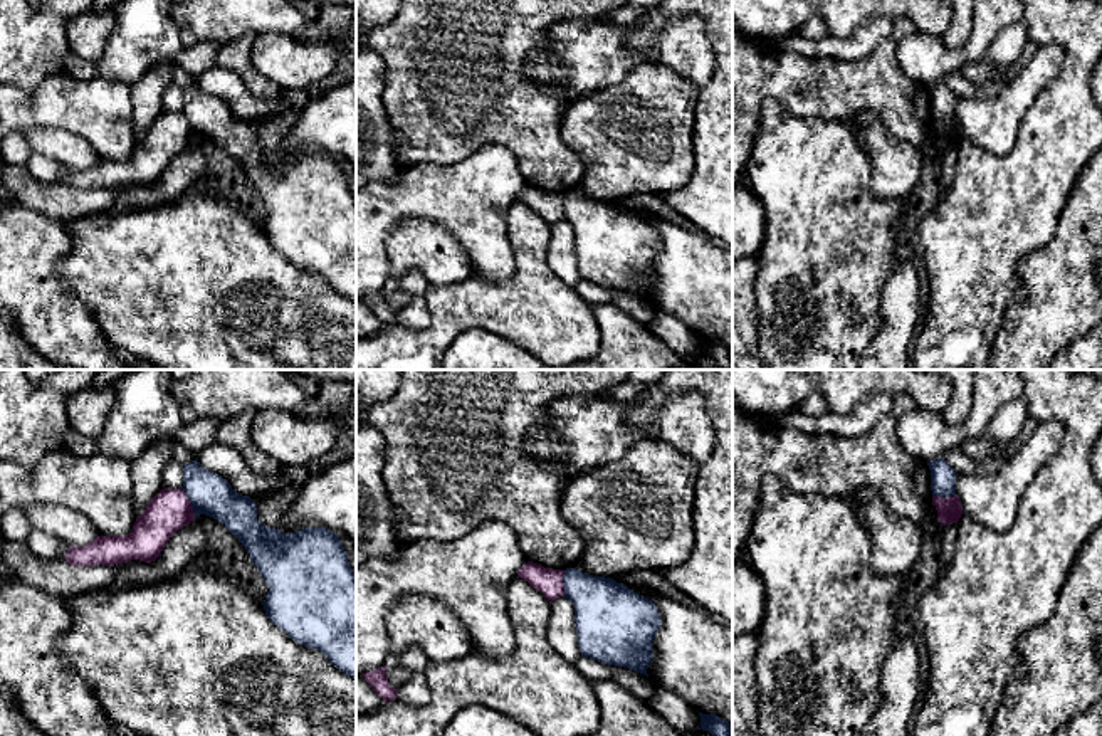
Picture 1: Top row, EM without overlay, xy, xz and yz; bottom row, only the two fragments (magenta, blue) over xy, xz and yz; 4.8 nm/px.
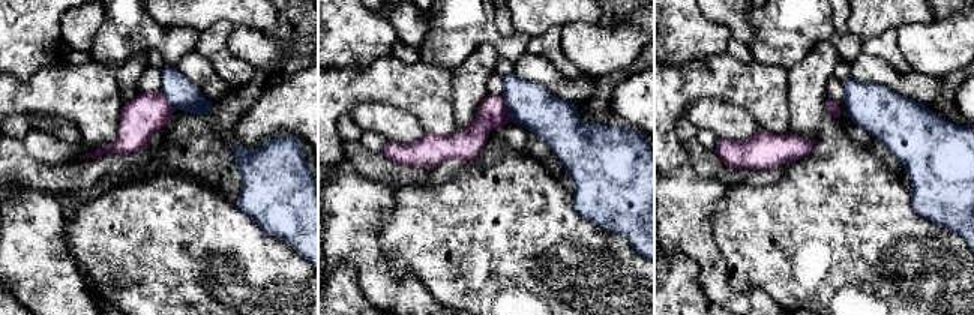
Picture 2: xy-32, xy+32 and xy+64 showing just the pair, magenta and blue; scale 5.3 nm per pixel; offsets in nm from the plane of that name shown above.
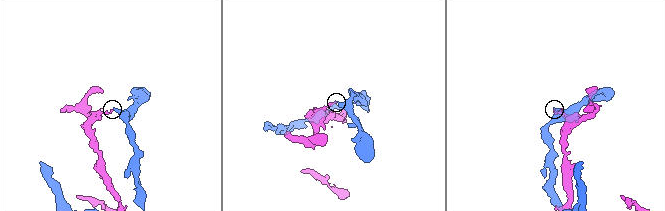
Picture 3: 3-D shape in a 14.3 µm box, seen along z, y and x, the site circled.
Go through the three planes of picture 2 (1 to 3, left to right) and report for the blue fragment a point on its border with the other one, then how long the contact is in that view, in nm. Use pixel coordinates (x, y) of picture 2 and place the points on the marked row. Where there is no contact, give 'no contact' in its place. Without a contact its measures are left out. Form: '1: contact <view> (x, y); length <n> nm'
1: contact xy-32 (165, 101); length 120 nm
2: contact xy+32 (506, 110); length 140 nm
3: no contact

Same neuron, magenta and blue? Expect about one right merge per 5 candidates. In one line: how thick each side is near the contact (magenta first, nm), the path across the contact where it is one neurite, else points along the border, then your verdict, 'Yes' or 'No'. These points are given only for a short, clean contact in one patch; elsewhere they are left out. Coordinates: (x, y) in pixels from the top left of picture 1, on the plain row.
Thickness 200 nm (magenta) against 200 nm. Boundary: xy (182, 111), (195, 138). No

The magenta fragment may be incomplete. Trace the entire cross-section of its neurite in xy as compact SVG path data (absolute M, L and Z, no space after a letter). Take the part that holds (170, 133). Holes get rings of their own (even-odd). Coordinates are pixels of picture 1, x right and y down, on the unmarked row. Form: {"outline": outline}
{"outline": "M161 113L136 141L128 160L97 160L86 170L69 170L66 185L72 190L114 190L139 183L155 185L170 161L195 145L195 136L183 113Z"}

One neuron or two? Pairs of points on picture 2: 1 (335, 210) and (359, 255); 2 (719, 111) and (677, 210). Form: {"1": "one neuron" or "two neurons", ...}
{"1": "one neuron", "2": "two neurons"}

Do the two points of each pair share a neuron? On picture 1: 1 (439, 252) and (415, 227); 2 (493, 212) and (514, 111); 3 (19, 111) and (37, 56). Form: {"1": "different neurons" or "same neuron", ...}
{"1": "same neuron", "2": "different neurons", "3": "different neurons"}

